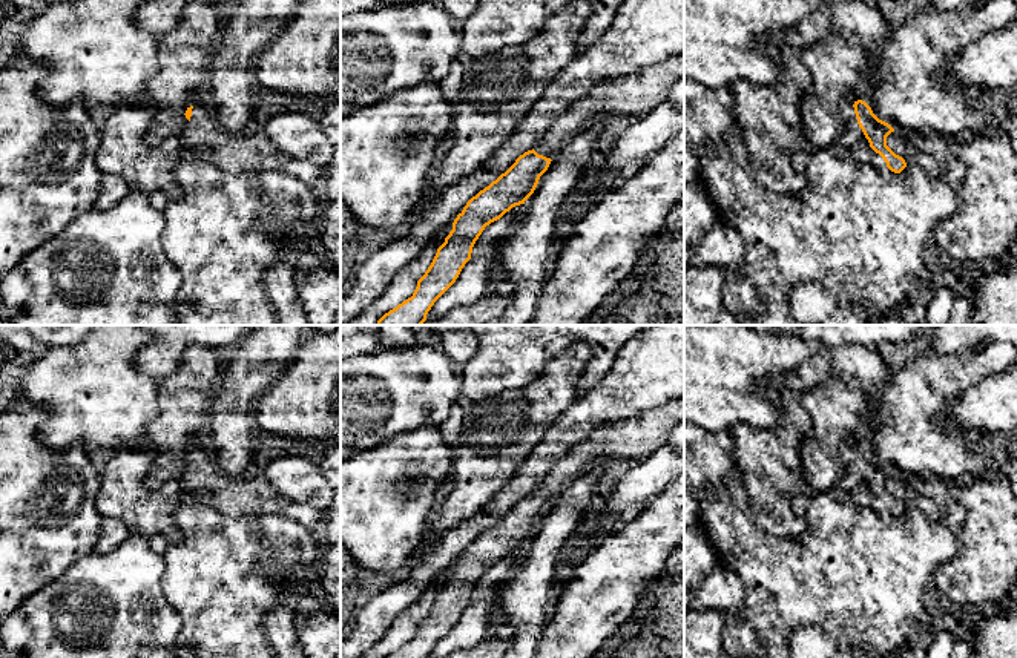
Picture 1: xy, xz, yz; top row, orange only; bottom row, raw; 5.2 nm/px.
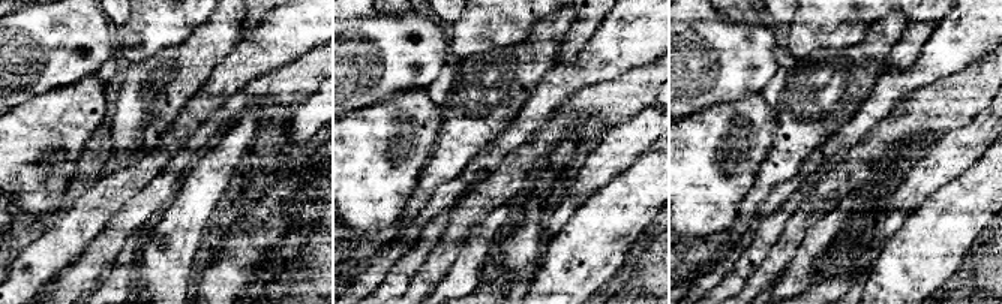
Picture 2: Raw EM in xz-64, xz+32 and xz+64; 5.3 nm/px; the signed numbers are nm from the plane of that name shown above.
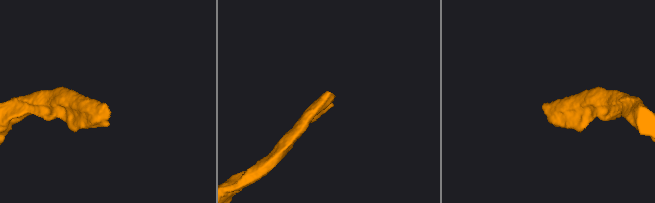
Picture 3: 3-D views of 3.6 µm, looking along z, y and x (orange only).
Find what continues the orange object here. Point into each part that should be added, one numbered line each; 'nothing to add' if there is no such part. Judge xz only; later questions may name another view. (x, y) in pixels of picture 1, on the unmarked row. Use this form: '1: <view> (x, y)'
1: xz (632, 439)

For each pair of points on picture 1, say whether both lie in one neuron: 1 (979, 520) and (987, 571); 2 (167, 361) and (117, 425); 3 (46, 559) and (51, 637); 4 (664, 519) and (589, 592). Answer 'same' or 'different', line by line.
1: same
2: different
3: different
4: same

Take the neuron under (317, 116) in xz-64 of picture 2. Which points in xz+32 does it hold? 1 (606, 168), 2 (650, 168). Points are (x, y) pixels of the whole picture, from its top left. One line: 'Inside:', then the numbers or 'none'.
Inside: 1

